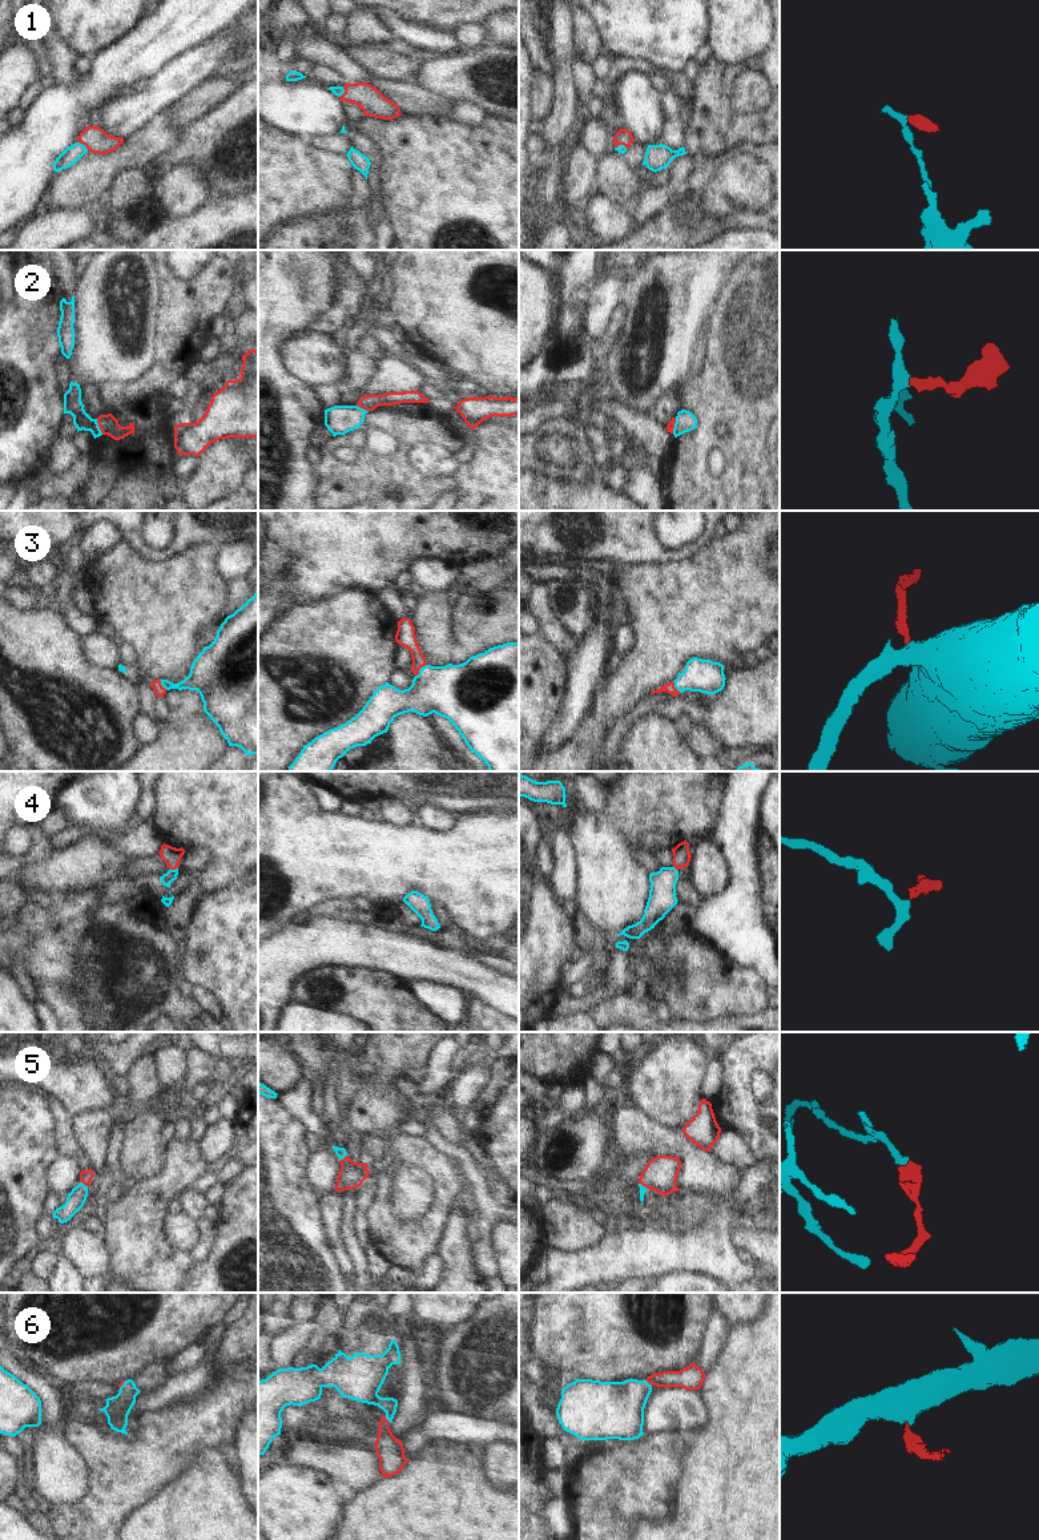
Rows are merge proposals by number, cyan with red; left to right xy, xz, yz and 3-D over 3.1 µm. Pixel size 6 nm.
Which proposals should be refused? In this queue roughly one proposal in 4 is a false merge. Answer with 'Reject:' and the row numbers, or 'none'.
Reject: none

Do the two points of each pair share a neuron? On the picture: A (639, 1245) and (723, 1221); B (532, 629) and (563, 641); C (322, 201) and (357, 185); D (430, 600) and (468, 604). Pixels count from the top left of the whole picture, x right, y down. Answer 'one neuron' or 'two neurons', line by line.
A: one neuron
B: two neurons
C: two neurons
D: two neurons

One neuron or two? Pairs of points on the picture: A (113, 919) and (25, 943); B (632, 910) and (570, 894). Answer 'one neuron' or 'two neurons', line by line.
A: one neuron
B: two neurons

